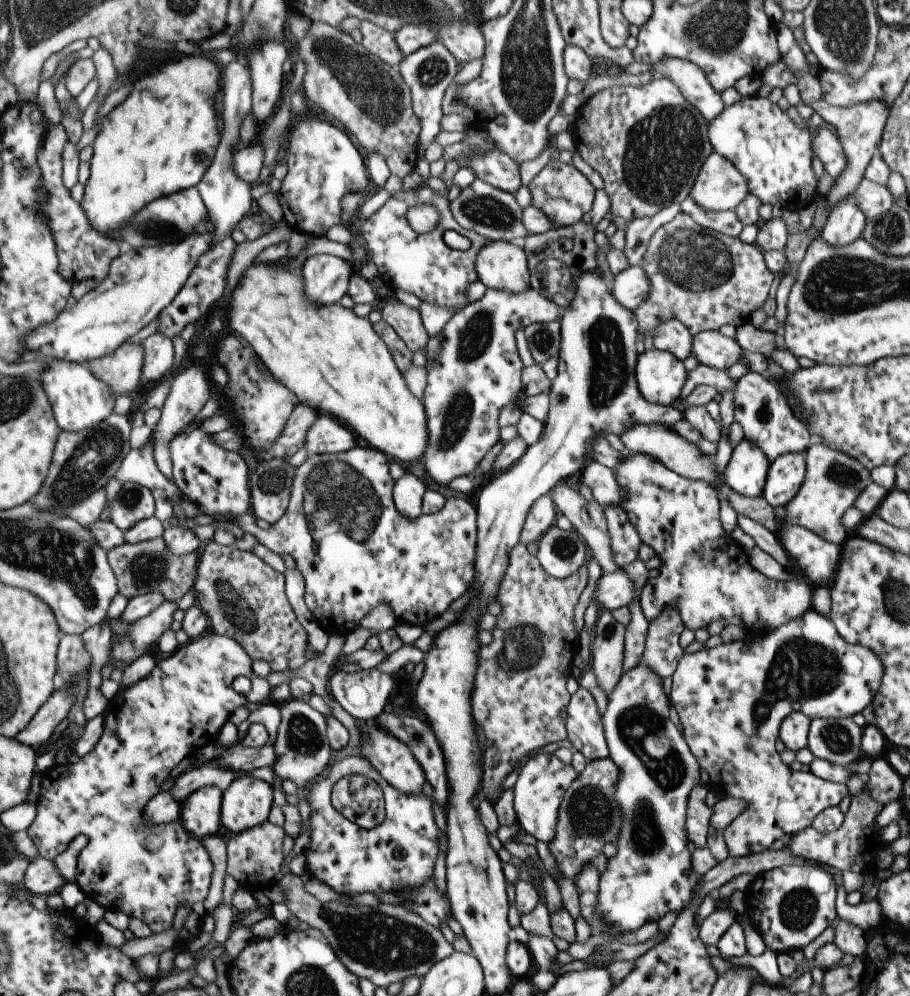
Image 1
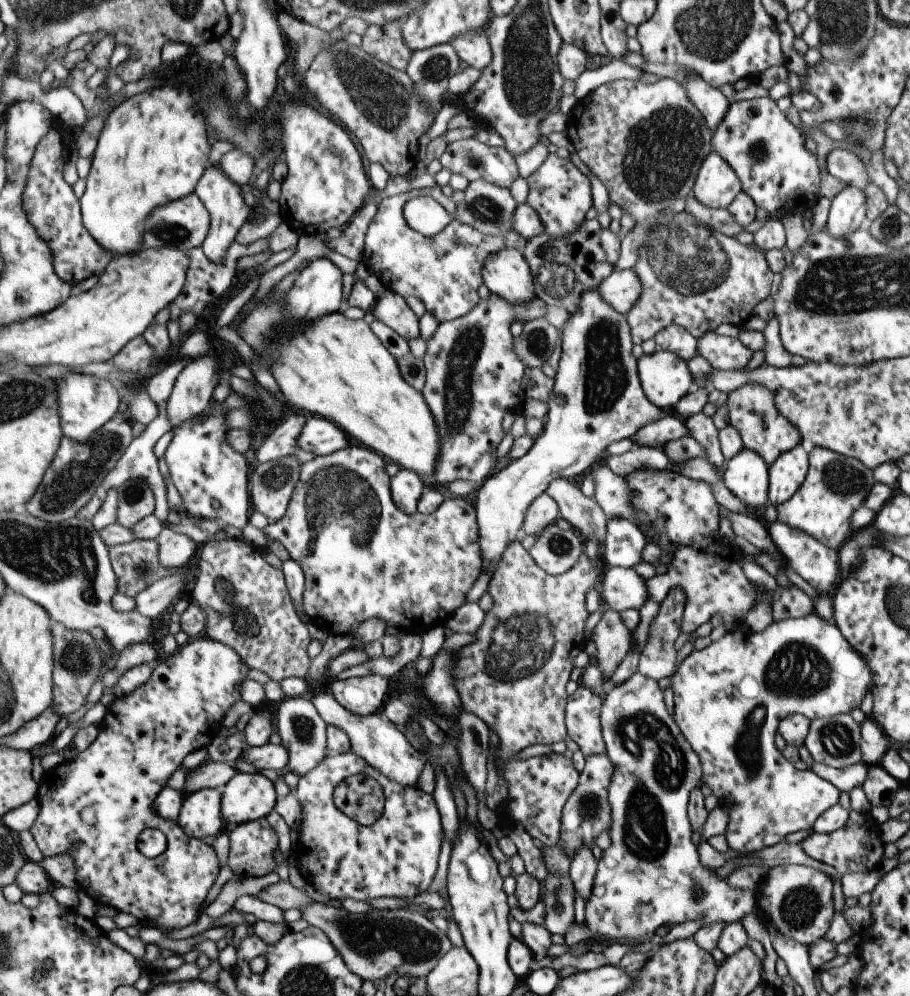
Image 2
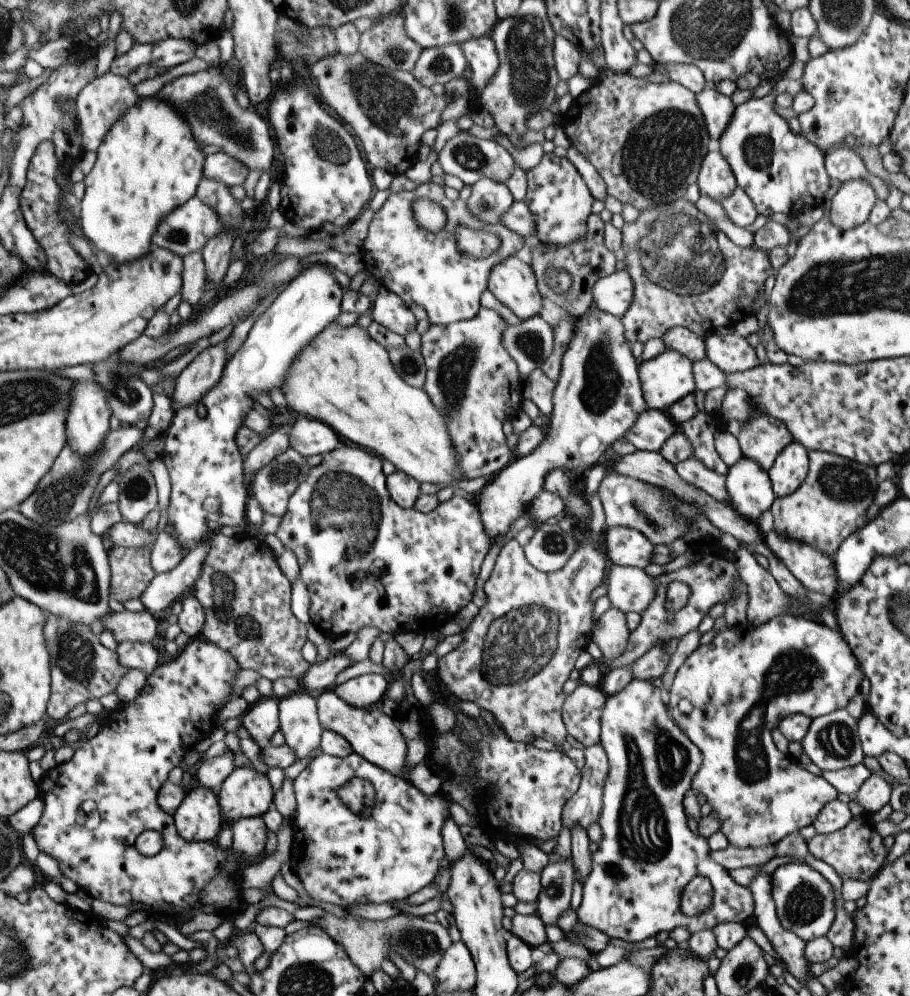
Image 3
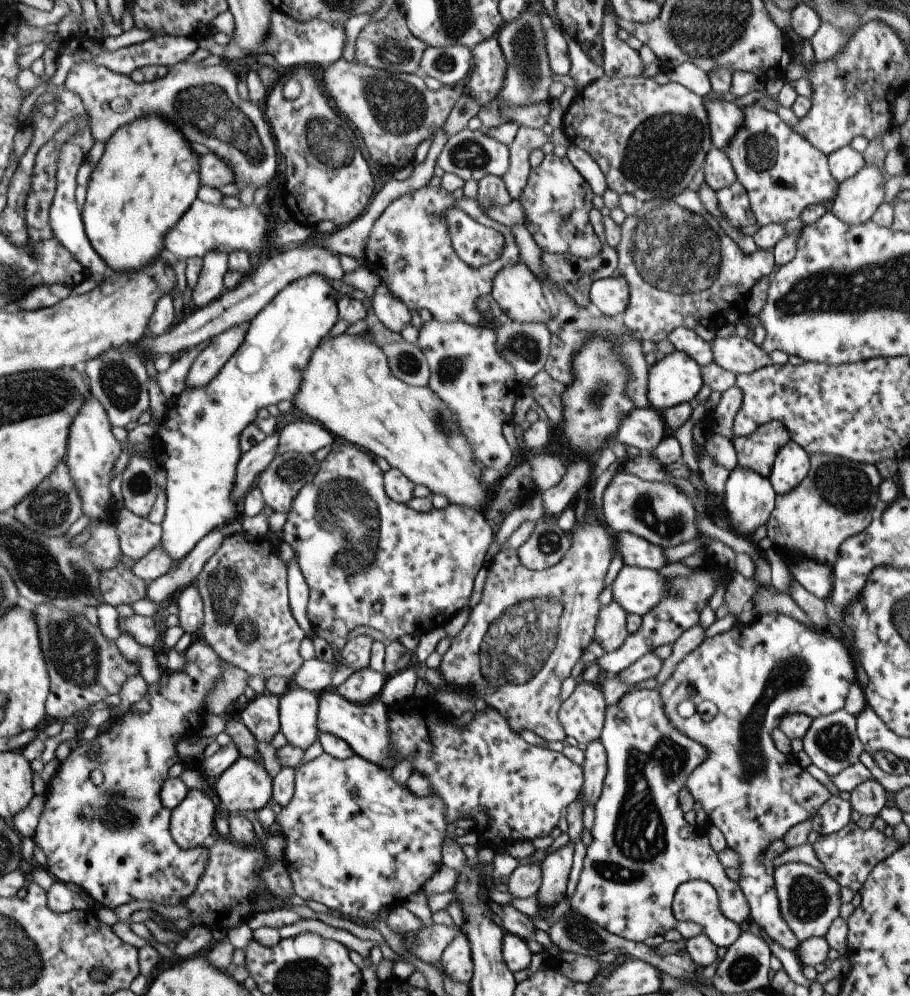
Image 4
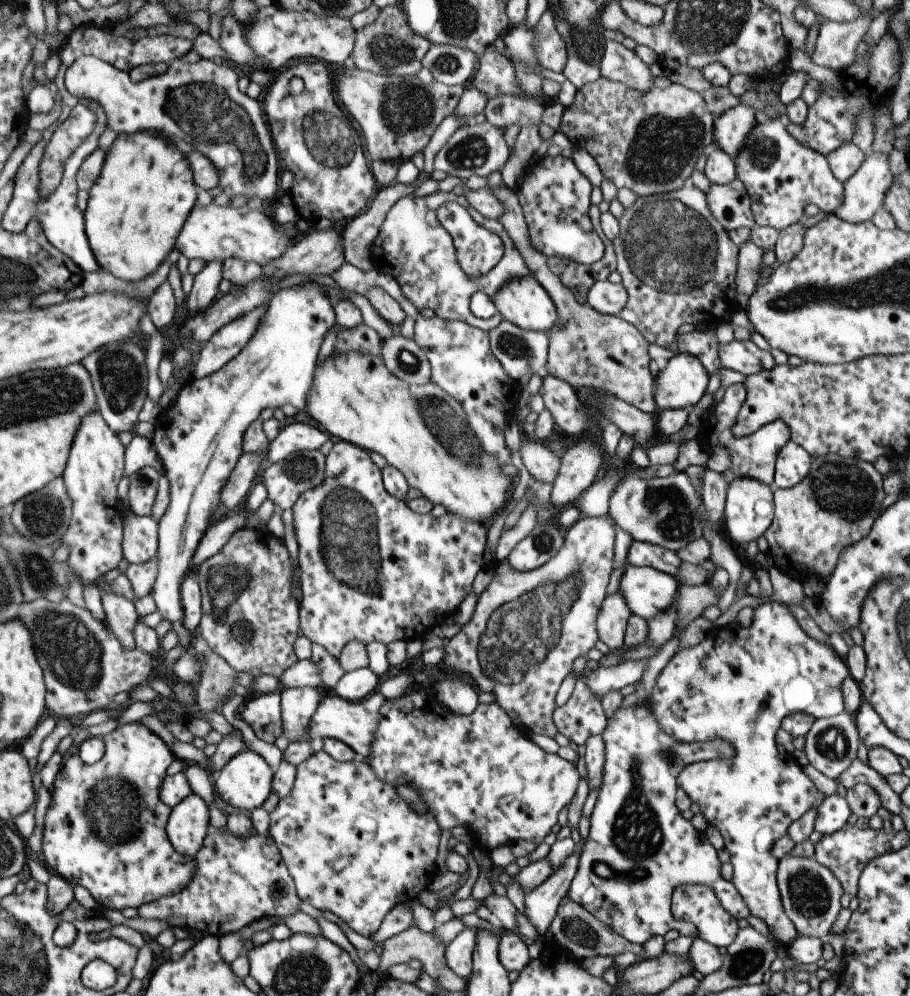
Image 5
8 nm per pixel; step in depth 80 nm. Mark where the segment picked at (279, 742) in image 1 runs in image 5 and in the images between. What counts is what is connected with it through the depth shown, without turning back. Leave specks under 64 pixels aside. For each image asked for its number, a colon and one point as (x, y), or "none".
2: (302, 732)
3: (298, 722)
4: (297, 708)
5: (297, 704)

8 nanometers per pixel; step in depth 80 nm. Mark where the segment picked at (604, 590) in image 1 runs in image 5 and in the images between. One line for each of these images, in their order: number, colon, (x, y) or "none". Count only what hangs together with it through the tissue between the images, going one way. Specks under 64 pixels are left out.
2: (620, 588)
3: (629, 589)
4: (636, 590)
5: (647, 592)

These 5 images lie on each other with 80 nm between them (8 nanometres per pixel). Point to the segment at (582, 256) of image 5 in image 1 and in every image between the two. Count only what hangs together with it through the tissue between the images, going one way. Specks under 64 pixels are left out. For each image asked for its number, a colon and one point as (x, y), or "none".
1: (563, 194)
2: (560, 195)
3: (556, 195)
4: (556, 200)

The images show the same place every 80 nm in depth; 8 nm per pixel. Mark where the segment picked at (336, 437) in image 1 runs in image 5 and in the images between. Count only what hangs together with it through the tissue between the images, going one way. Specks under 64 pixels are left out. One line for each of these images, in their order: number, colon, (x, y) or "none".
2: (320, 436)
3: (308, 436)
4: (304, 437)
5: (295, 437)

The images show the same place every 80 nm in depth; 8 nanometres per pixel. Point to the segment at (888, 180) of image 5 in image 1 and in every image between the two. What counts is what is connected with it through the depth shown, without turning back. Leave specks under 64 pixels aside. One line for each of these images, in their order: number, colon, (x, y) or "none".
1: (844, 223)
2: (847, 208)
3: (849, 207)
4: (856, 198)

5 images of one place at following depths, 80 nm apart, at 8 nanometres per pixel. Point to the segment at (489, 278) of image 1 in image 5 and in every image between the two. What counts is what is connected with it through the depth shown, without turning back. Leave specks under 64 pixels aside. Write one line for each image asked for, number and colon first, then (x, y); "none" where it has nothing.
2: (505, 273)
3: (511, 281)
4: (515, 288)
5: (522, 301)

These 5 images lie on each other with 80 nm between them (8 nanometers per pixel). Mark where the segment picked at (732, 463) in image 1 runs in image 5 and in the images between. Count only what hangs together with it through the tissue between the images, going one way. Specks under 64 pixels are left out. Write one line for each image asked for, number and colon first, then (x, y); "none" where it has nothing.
2: (745, 475)
3: (749, 489)
4: (748, 498)
5: (748, 506)

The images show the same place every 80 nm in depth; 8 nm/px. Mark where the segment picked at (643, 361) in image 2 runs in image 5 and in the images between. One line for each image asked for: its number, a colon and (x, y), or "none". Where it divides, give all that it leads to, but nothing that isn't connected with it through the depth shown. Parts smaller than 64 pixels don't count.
3: (666, 378)
4: (675, 378)
5: (680, 381)

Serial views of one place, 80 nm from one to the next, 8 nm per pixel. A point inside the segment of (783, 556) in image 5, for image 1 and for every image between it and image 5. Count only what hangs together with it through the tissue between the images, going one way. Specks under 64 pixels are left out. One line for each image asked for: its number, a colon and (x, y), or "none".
1: (832, 479)
2: (834, 486)
3: (830, 503)
4: (834, 501)

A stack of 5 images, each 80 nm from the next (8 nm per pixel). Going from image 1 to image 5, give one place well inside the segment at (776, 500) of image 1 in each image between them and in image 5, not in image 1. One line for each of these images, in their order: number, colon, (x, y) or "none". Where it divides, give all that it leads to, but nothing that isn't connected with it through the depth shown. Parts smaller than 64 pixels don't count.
2: (785, 474)
3: (789, 468)
4: (790, 466)
5: (792, 463)

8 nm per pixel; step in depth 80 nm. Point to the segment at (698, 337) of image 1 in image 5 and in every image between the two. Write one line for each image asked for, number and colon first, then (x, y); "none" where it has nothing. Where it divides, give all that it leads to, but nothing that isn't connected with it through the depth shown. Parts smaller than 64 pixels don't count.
2: (725, 353)
3: (730, 353)
4: (738, 355)
5: (741, 356)

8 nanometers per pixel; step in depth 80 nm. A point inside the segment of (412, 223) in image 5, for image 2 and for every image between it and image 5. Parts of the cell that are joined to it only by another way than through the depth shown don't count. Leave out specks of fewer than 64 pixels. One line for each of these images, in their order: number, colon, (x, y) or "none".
2: (442, 271)
3: (423, 268)
4: (408, 246)

